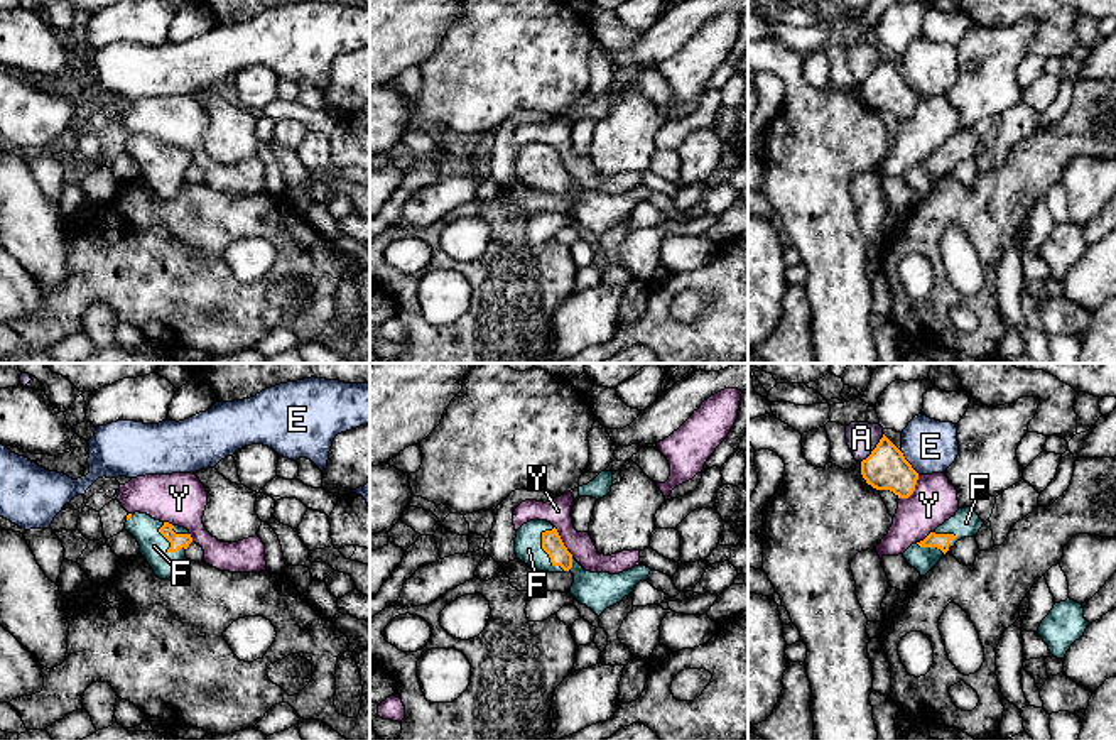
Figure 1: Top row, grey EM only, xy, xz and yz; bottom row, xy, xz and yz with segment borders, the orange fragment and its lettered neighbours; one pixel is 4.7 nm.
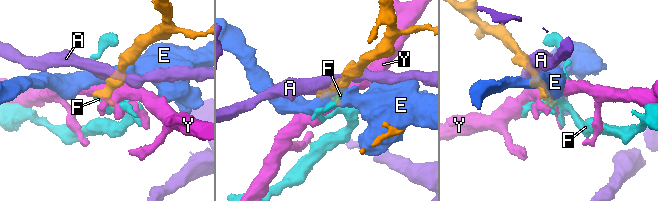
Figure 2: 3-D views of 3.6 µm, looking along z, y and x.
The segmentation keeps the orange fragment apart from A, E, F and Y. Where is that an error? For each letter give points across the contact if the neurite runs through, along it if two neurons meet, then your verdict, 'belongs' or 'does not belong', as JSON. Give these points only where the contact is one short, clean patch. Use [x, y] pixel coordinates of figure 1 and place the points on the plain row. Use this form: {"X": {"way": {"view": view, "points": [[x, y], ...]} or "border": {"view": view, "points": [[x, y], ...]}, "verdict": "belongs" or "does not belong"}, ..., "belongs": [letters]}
{"A": {"verdict": "does not belong"}, "E": {"border": {"view": "yz", "points": [[899, 71], [919, 95]]}, "verdict": "does not belong"}, "F": {"way": {"view": "xz", "points": [[552, 166], [546, 173], [529, 171]]}, "verdict": "belongs"}, "Y": {"verdict": "does not belong"}, "belongs": ["F"]}

